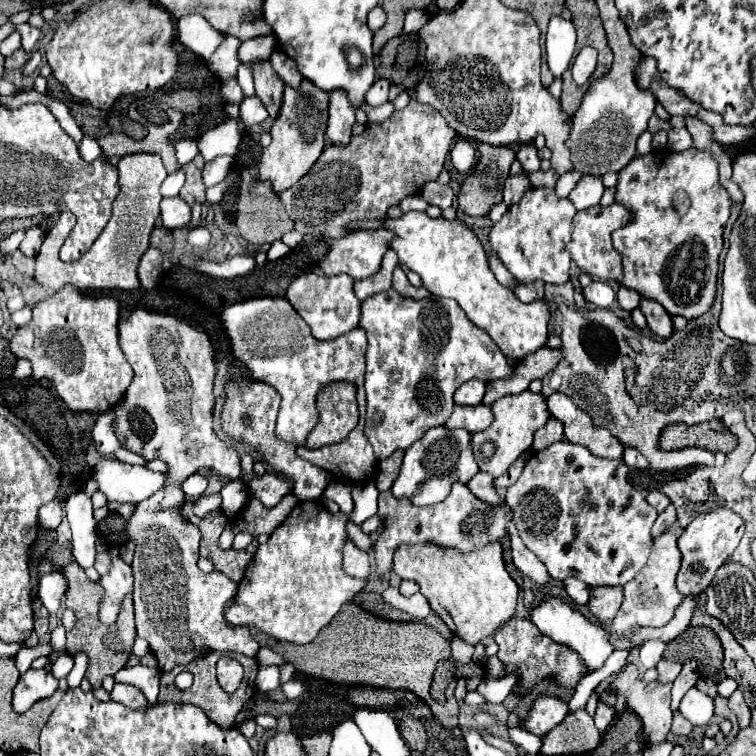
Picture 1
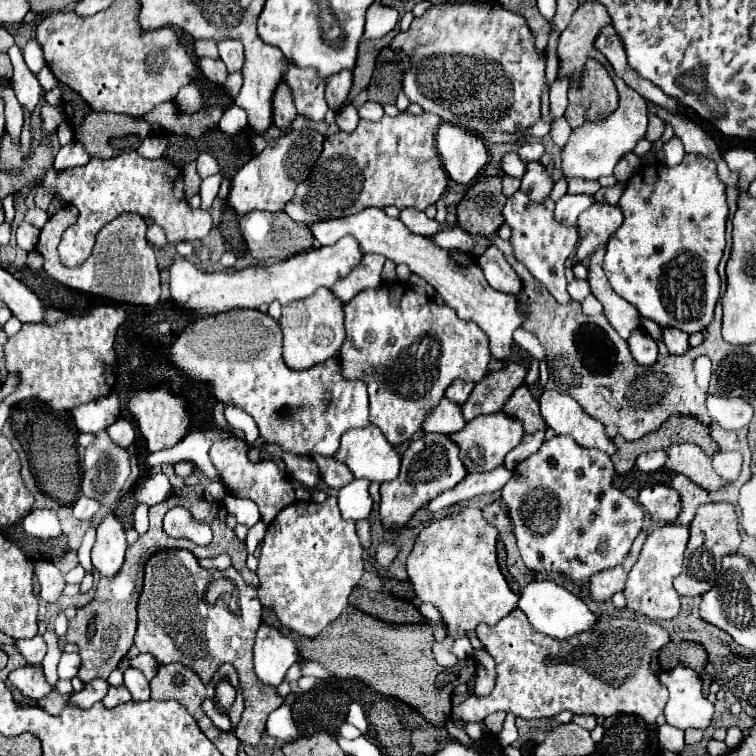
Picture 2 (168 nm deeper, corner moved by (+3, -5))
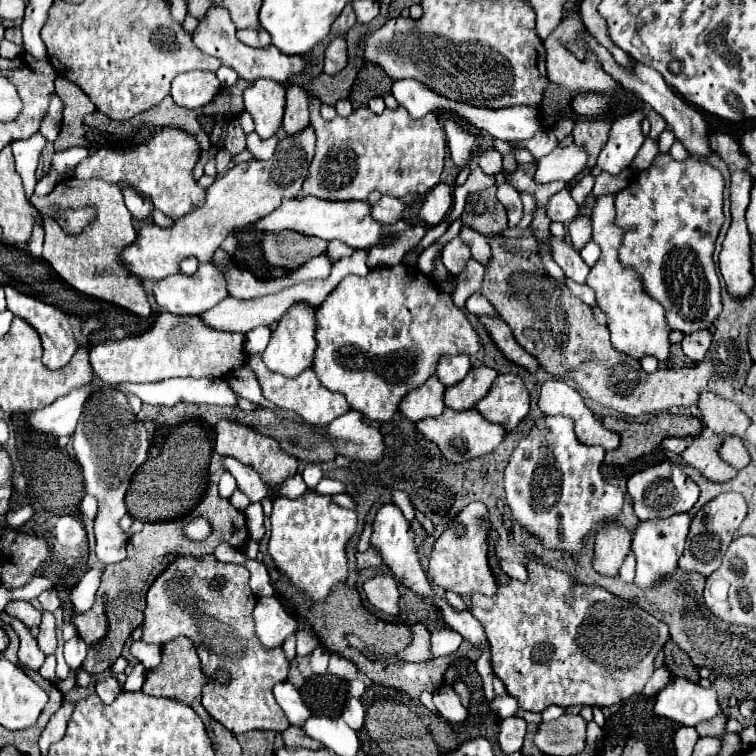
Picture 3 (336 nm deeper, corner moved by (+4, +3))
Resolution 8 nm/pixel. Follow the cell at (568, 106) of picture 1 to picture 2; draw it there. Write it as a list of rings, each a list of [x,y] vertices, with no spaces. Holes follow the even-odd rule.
[[[589,60],[585,64],[581,86],[569,88],[569,106],[565,118],[571,128],[579,128],[585,120],[601,120],[617,108],[617,88],[607,70]]]

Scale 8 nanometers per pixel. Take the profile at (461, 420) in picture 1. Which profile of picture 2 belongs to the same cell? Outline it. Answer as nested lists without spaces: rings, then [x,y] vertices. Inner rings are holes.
[[[443,396],[441,404],[437,404],[437,408],[433,408],[433,412],[429,412],[429,416],[425,418],[423,432],[451,434],[451,432],[461,430],[463,426],[465,426],[465,418],[461,416],[461,408]]]

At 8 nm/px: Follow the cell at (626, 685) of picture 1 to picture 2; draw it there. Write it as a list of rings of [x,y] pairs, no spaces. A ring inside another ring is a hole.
[[[515,608],[495,626],[481,624],[477,638],[497,662],[497,682],[489,696],[469,696],[451,710],[451,718],[481,722],[497,710],[513,712],[521,718],[551,716],[561,710],[573,714],[593,714],[597,718],[613,712],[637,714],[655,724],[669,700],[667,688],[649,670],[651,654],[669,642],[669,634],[659,624],[625,616],[599,616],[595,632],[581,632],[569,640],[553,640],[533,632],[525,612]]]

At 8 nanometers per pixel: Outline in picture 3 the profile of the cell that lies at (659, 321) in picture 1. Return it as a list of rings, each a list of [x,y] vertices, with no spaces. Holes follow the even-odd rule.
[[[698,330],[698,332],[684,334],[684,340],[682,340],[682,352],[684,352],[690,360],[698,362],[698,360],[704,358],[706,350],[710,348],[710,340],[712,340],[712,336],[710,336],[708,330]]]

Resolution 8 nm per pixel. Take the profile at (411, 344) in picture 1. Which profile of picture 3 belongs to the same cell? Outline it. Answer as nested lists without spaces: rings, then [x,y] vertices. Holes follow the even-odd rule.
[[[404,264],[374,268],[366,276],[344,278],[318,308],[316,338],[318,348],[312,368],[316,368],[320,382],[332,392],[342,392],[354,410],[378,422],[390,422],[396,416],[400,400],[436,374],[440,358],[458,354],[476,356],[482,350],[476,328],[452,298],[440,292],[430,276]]]

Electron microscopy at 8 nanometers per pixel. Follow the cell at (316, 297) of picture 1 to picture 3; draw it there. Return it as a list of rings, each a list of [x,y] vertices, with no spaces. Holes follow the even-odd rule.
[[[294,304],[284,318],[280,320],[278,328],[272,332],[270,344],[264,350],[264,362],[268,364],[268,368],[272,368],[272,372],[280,372],[288,378],[298,376],[302,370],[310,368],[314,362],[314,352],[316,352],[316,332],[318,332],[318,320],[316,320],[316,312],[318,308],[312,304]]]

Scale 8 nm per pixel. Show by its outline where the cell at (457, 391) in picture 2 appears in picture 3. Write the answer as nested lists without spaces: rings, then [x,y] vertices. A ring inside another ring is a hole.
[[[448,356],[440,360],[440,368],[436,368],[436,376],[444,386],[454,386],[466,378],[470,368],[472,364],[468,356]]]

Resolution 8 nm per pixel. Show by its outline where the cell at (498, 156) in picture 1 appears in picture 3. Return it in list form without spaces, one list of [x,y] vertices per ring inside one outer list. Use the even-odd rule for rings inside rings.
[[[496,186],[478,194],[468,194],[462,224],[484,236],[494,236],[508,228],[506,208],[496,200]]]

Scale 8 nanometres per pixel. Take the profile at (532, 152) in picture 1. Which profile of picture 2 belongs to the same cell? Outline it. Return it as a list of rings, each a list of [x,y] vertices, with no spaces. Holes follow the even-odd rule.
[[[529,162],[527,164],[527,172],[521,180],[521,190],[533,200],[533,202],[541,202],[547,200],[551,190],[553,190],[553,176],[547,174],[547,170],[539,164],[539,162]]]

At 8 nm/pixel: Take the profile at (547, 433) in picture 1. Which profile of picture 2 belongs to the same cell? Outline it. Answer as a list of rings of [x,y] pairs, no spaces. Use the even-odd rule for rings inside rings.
[[[521,384],[513,392],[513,396],[509,396],[509,400],[505,402],[505,406],[501,410],[509,418],[519,420],[527,434],[537,432],[539,428],[547,428],[547,424],[541,420],[541,414],[539,414],[539,402],[533,398],[533,394],[529,392],[529,388],[525,384]]]

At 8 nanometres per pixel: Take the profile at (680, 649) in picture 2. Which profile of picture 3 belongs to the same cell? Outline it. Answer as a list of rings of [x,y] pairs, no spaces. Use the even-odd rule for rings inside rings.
[[[668,640],[664,644],[664,654],[666,654],[666,668],[670,670],[672,676],[684,676],[692,682],[700,680],[698,670],[692,666],[688,654],[674,640]]]

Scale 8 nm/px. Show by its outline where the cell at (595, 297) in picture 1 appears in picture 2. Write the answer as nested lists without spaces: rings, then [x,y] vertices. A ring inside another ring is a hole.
[[[573,278],[567,288],[569,288],[569,294],[573,296],[573,300],[577,300],[577,302],[581,302],[583,298],[587,298],[591,294],[587,280],[581,280],[581,278]]]

